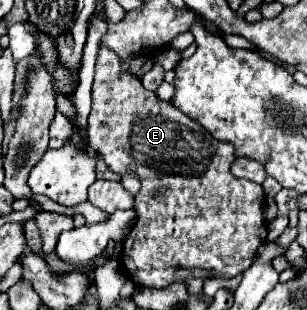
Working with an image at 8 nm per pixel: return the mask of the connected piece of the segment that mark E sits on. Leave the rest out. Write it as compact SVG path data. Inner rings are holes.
M99 48L97 54L87 144L103 156L105 164L115 174L137 174L141 180L141 190L135 196L133 206L137 218L131 232L123 240L121 252L121 262L135 284L165 288L173 282L173 272L177 266L207 268L221 278L233 278L251 266L255 248L259 248L267 236L267 226L263 222L263 188L251 180L235 178L231 174L235 148L213 138L201 124L191 120L171 102L159 100L157 94L147 90L135 74L123 72L121 58L109 48Z

